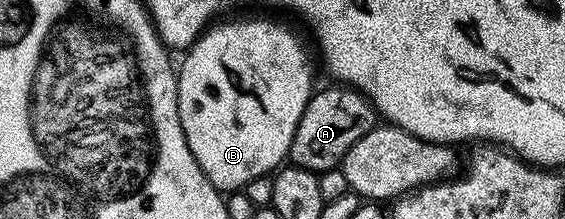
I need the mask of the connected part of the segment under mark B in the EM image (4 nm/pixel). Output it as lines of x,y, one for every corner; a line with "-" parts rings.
230,19
207,27
185,55
186,60
176,71
178,116
188,149
192,149
192,157
196,157
196,165
200,165
208,181
217,191
238,193
248,181
281,168
289,156
297,123
316,87
314,63
305,41
274,19

